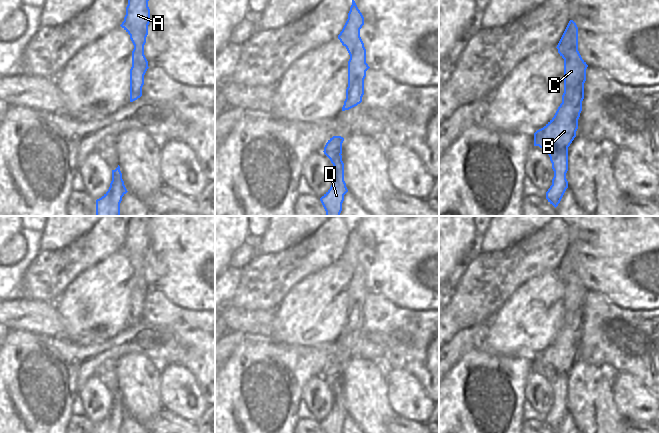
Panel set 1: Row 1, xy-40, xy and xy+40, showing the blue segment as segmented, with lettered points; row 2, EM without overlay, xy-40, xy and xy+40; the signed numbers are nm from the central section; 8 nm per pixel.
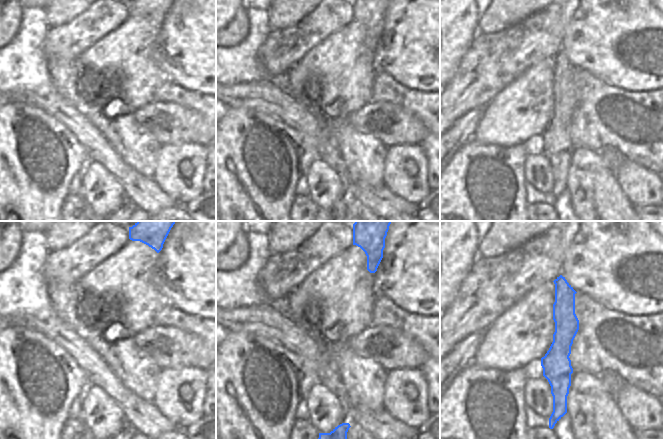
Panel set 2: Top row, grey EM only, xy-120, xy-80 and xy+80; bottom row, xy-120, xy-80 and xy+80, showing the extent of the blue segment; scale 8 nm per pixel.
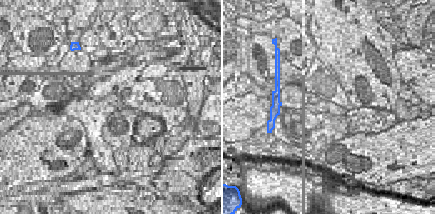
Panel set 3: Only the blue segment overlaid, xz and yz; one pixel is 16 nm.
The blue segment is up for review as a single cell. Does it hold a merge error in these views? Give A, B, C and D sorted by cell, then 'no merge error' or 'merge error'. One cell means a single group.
groups A B C D; no merge error

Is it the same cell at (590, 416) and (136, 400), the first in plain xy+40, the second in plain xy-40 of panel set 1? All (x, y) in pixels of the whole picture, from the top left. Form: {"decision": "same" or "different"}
{"decision": "same"}

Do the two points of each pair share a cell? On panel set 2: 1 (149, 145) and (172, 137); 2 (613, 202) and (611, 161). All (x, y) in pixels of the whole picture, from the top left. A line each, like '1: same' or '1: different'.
1: different
2: different

